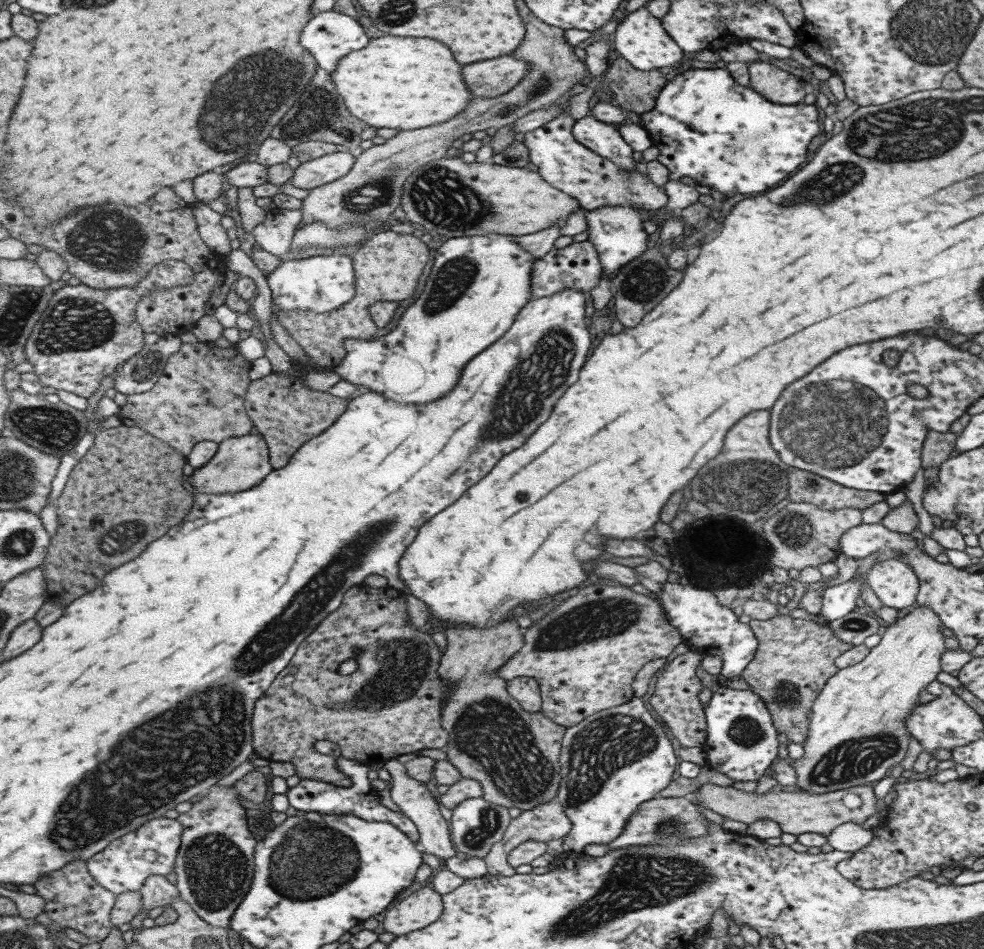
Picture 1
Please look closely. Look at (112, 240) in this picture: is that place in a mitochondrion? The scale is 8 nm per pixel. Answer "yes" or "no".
yes

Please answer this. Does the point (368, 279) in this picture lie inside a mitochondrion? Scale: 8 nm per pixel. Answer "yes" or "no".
no

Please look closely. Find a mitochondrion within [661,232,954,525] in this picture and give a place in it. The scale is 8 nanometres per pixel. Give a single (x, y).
(843, 423)

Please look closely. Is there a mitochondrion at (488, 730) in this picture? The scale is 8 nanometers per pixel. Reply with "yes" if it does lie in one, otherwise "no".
yes

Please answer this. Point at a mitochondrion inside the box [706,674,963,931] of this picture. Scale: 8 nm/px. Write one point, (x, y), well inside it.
(854, 758)

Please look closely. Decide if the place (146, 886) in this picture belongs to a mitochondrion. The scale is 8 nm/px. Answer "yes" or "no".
no

